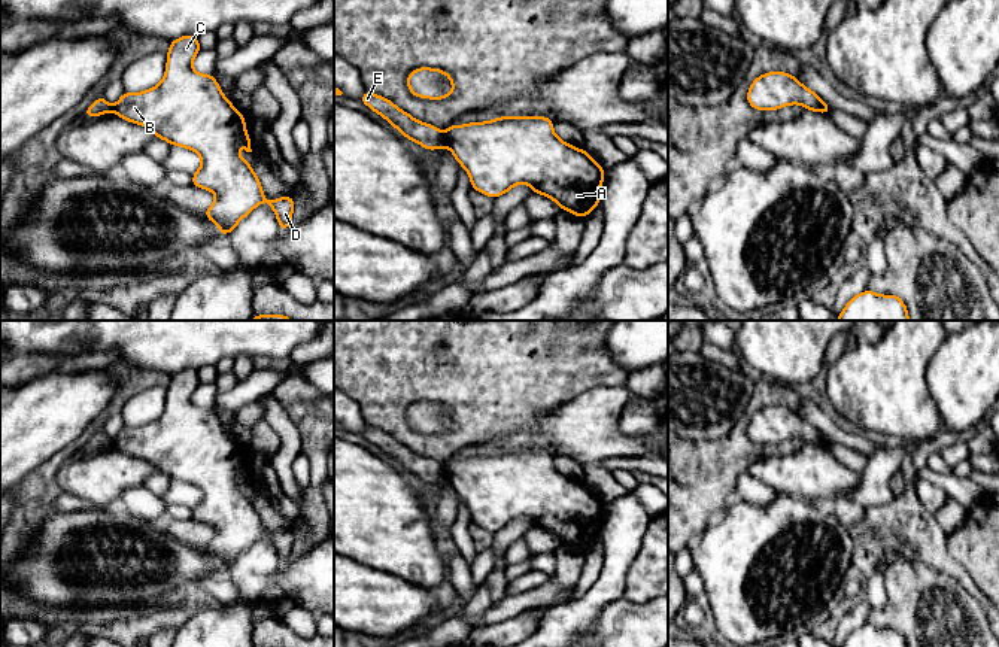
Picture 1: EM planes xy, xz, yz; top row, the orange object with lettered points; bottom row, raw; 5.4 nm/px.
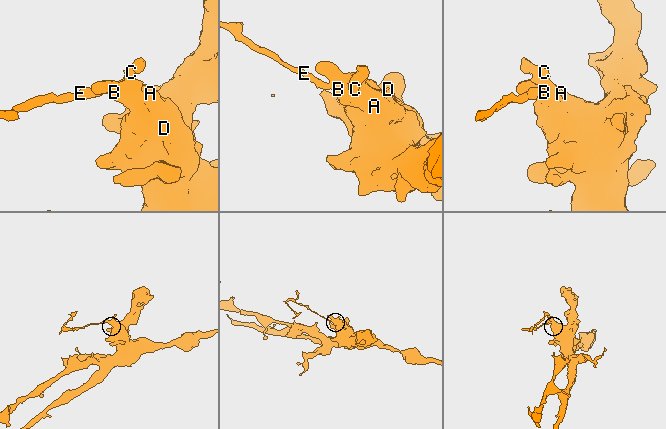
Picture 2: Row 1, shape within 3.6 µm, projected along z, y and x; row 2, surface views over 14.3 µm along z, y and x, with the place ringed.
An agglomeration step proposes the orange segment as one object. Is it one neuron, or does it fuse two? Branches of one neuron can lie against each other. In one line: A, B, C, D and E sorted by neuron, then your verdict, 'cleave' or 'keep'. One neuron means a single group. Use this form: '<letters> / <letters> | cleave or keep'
A B C D / E | cleave

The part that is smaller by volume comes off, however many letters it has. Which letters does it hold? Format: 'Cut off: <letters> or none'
Cut off: E

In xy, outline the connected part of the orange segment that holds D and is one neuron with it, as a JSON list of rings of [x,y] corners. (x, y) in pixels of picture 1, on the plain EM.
[[[194,368],[171,374],[163,414],[143,426],[124,426],[113,447],[146,461],[171,480],[200,489],[201,499],[192,508],[192,519],[216,529],[204,550],[219,561],[221,571],[261,537],[273,543],[280,564],[289,562],[294,531],[274,535],[264,531],[253,502],[237,486],[239,480],[252,486],[246,450],[222,428],[212,408],[192,403],[200,385]]]

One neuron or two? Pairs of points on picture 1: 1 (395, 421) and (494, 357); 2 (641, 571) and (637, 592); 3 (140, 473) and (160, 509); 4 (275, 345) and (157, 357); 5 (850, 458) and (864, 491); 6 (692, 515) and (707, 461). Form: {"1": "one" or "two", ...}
{"1": "one", "2": "one", "3": "two", "4": "one", "5": "two", "6": "one"}

